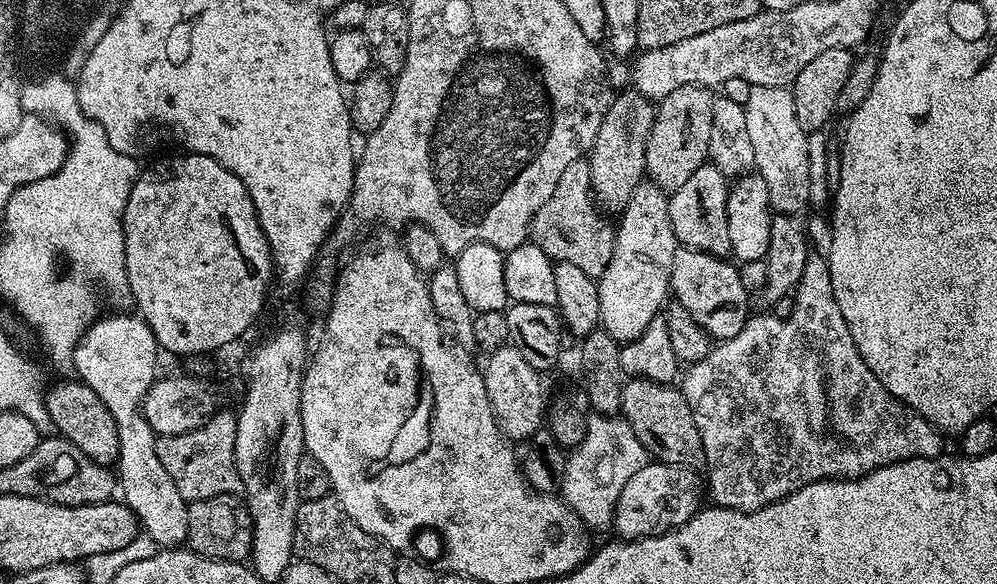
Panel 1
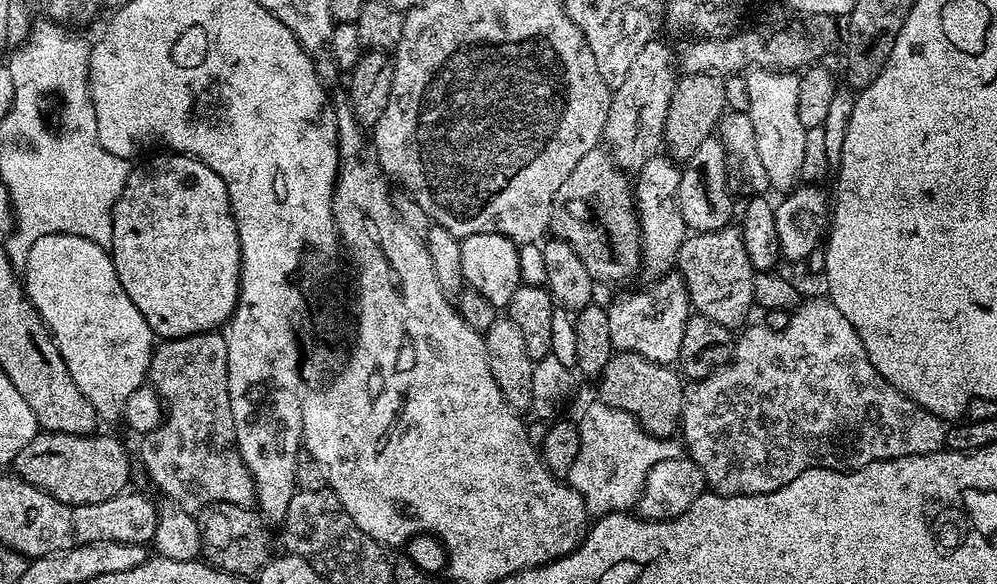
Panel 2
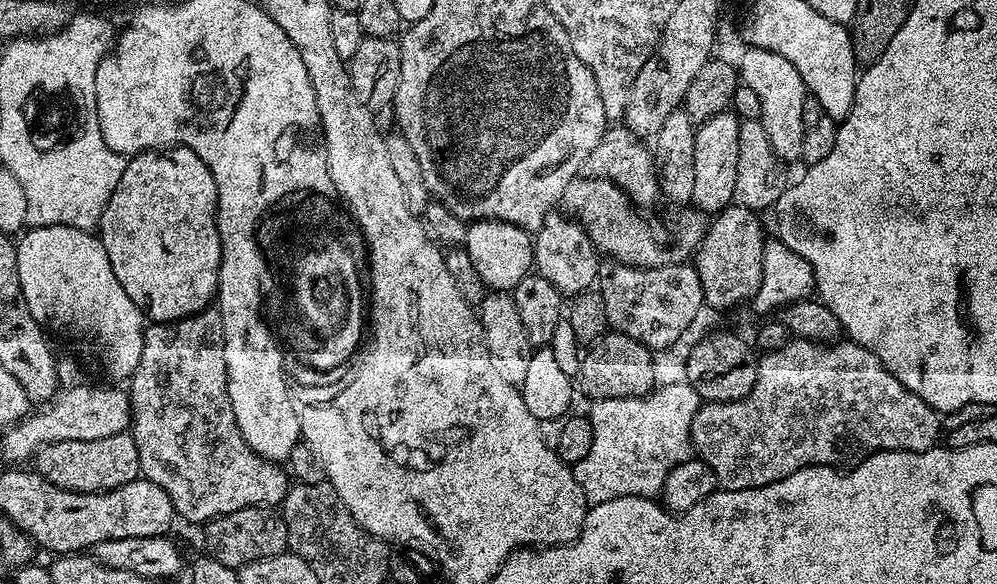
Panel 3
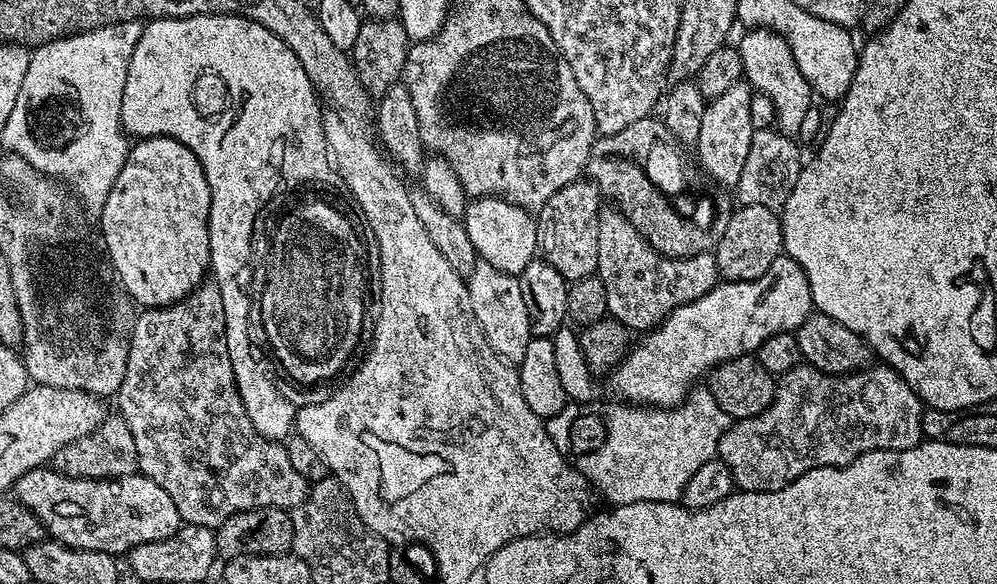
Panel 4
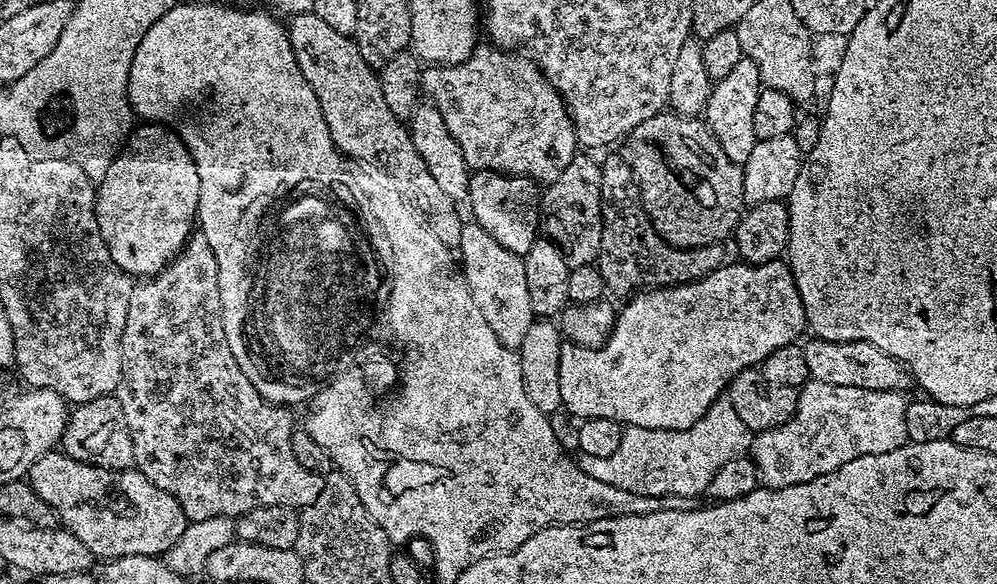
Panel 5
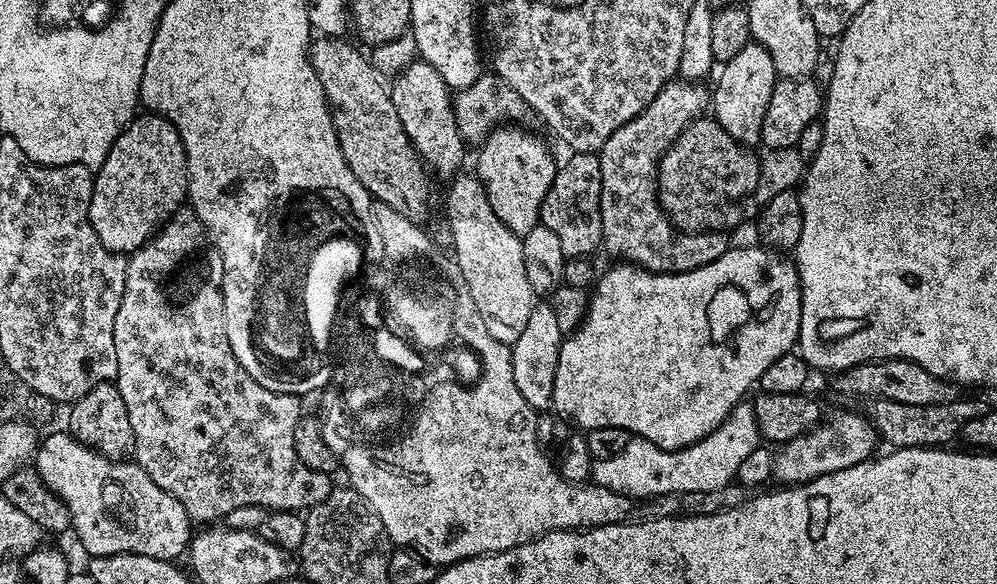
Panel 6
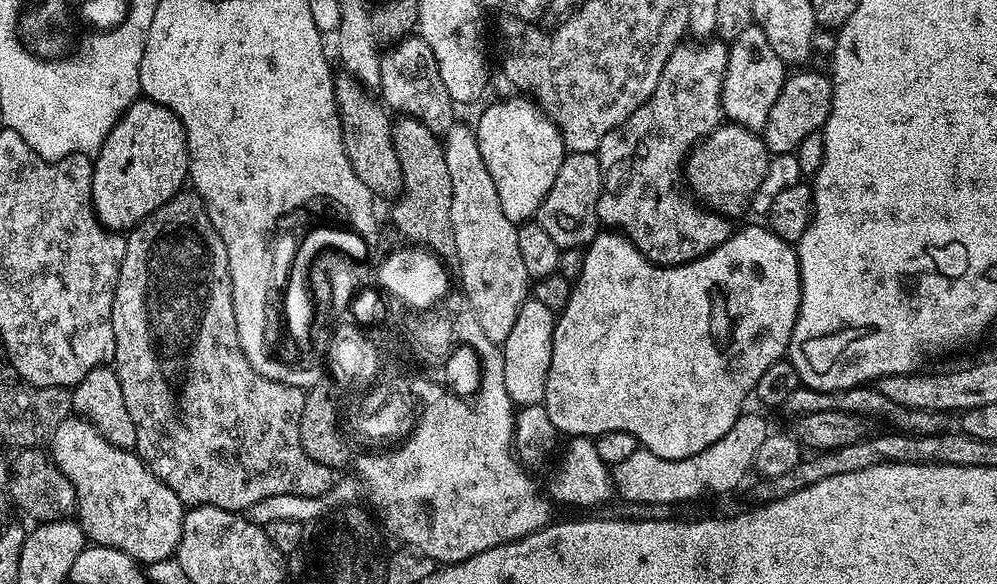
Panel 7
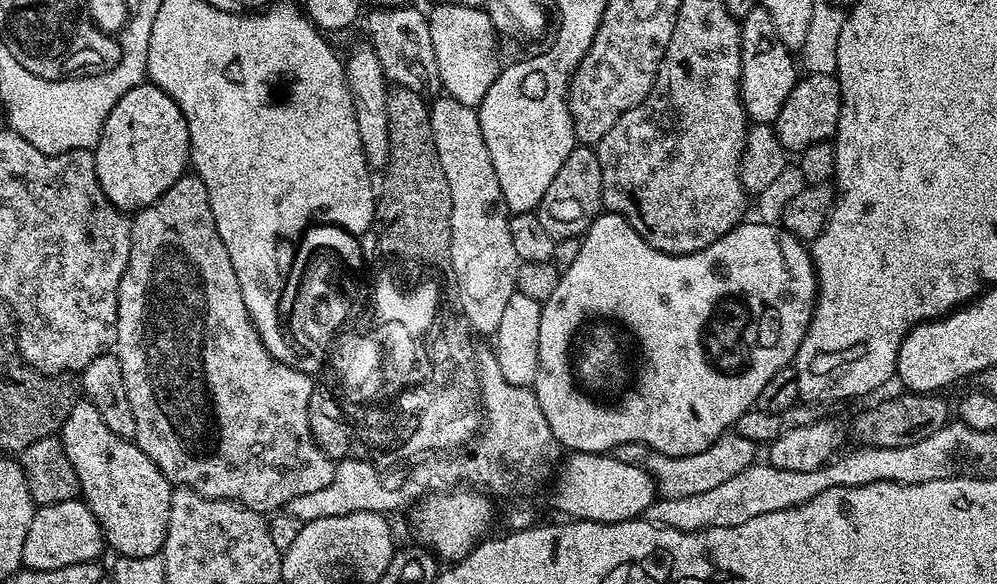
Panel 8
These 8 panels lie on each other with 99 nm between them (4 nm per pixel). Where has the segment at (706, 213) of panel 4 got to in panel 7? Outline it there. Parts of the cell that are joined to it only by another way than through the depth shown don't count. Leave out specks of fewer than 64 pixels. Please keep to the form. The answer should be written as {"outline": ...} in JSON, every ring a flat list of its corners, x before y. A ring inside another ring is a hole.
{"outline":[[724,122,688,153,682,176,695,199,721,216,737,218,751,209,754,194,758,194,762,178,766,178,769,159,770,153,761,133]]}

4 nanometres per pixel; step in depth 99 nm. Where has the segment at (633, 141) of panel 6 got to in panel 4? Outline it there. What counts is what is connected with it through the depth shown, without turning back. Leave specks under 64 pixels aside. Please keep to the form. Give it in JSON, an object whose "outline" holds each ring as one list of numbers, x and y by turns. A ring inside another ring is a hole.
{"outline":[[604,206,600,210,596,275,602,278,602,286,606,286,608,315,622,322,629,330,636,331,637,328,637,333,640,334,659,326,678,306,708,295,721,279,716,257,712,252,693,256,664,256,646,243,640,231,626,219,623,212,612,206]]}

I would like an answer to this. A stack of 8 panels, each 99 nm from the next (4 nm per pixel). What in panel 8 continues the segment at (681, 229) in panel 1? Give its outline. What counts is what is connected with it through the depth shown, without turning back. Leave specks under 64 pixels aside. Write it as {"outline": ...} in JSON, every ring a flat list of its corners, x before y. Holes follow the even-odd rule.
{"outline":[[757,6,742,18,740,25,740,101,744,113,752,124,772,124,778,118,778,110,790,98,790,90,794,90,798,79,797,61,792,61,793,53,778,38,778,30,774,30,774,22,770,22,770,14]]}

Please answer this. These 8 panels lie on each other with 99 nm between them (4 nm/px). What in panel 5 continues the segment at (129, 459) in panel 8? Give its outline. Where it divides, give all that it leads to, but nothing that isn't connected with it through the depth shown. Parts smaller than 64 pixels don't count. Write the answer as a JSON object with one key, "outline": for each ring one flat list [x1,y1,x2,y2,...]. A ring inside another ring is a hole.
{"outline":[[53,450,42,454,34,466,30,466,26,477,29,486,54,510,57,521,67,531,74,533,78,542,92,552,93,557,104,556,105,561,117,560,123,556,163,557,182,538,182,530,186,530,189,520,178,506,178,502,170,494,158,490,154,482,150,482,141,472,111,472,93,464,83,464,67,456,63,450]]}

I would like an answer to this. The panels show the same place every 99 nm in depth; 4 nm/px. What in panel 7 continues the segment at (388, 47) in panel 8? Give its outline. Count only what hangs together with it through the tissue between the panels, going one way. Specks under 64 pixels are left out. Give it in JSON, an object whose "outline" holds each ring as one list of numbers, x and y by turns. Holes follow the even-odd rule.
{"outline":[[411,34,391,45,381,55,380,65,382,78,378,89,379,99,393,113,418,118,418,122,422,122,422,126,426,126,431,132,447,133,454,123,454,105,442,82,442,74,438,74,434,50,430,50,430,46,426,46,426,42,418,34]]}

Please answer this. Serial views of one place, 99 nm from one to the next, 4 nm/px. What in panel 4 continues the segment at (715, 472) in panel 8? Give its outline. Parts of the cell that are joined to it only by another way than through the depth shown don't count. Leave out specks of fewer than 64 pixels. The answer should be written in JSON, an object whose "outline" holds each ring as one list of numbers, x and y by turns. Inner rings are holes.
{"outline":[[706,386,693,387,687,398,675,408,654,408,616,402,604,416,606,422,606,442,590,454,575,457,574,463,588,479,589,484,601,497,605,496,609,505,633,504,634,502,677,503,686,490,686,482,699,467,715,459,719,451,722,434,730,427,730,417,714,400]]}

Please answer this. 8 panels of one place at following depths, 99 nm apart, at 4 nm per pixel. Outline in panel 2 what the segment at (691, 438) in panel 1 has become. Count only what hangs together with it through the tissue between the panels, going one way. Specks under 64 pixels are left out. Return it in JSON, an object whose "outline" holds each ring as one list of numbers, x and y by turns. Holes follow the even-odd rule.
{"outline":[[616,352,598,377,599,403,626,410,652,436,672,438,680,428,684,409,685,381,675,367,642,358,642,354]]}

